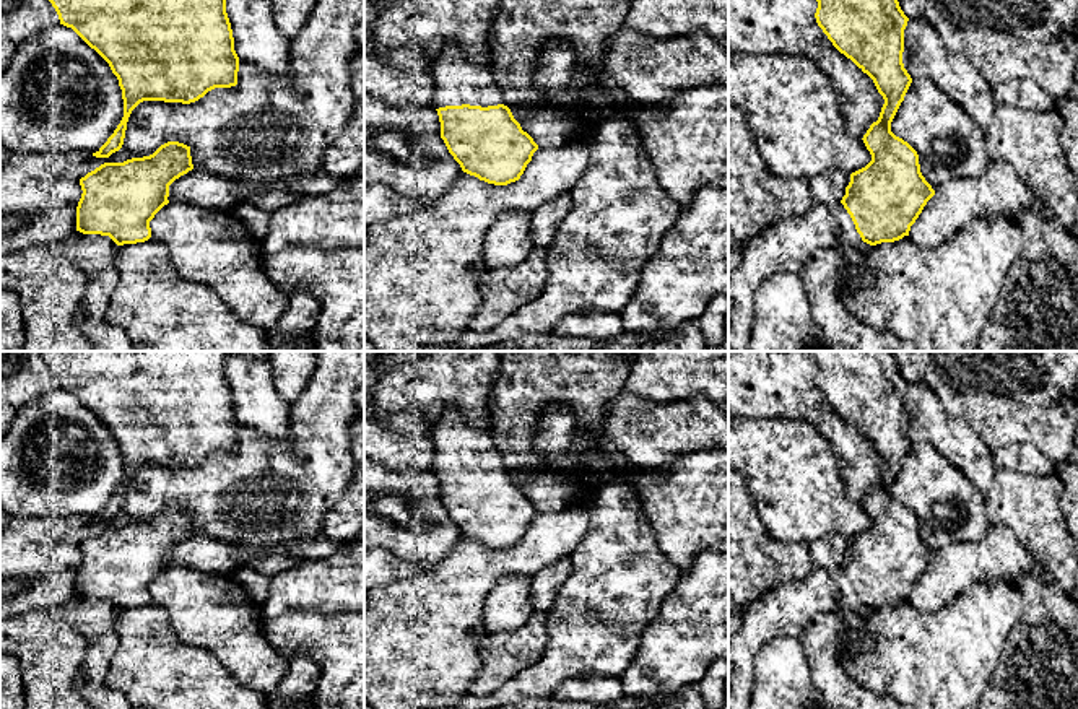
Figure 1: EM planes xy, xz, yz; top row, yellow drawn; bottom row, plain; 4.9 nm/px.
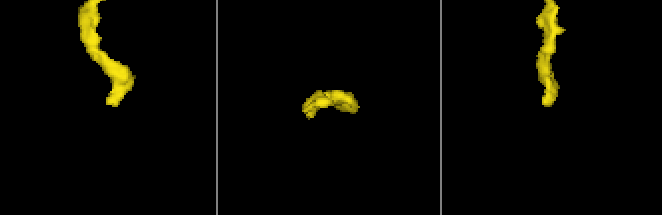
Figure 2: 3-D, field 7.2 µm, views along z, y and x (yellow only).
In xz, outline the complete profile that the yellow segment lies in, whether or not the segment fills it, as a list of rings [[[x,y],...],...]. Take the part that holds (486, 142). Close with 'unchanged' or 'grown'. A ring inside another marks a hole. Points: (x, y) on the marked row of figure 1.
[[[449,42],[431,72],[441,138],[462,171],[494,185],[519,181],[538,145],[502,104],[491,68],[468,59],[459,42]]]; grown

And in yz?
[[[816,2],[815,18],[818,26],[841,54],[873,80],[885,99],[878,120],[870,125],[862,138],[872,154],[872,161],[850,174],[850,182],[841,202],[815,202],[803,215],[779,220],[740,249],[737,267],[728,275],[728,351],[746,351],[754,293],[764,280],[785,270],[802,273],[818,249],[845,249],[862,242],[876,246],[899,241],[909,236],[911,226],[935,195],[935,190],[920,172],[917,151],[891,132],[891,122],[912,83],[902,63],[904,29],[909,18],[901,10],[899,2]]]; grown

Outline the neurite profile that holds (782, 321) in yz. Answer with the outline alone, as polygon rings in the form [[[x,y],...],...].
[[[780,272],[754,293],[746,351],[829,351],[798,272]]]

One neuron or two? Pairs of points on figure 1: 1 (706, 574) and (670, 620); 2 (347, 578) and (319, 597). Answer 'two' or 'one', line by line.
1: one
2: one

